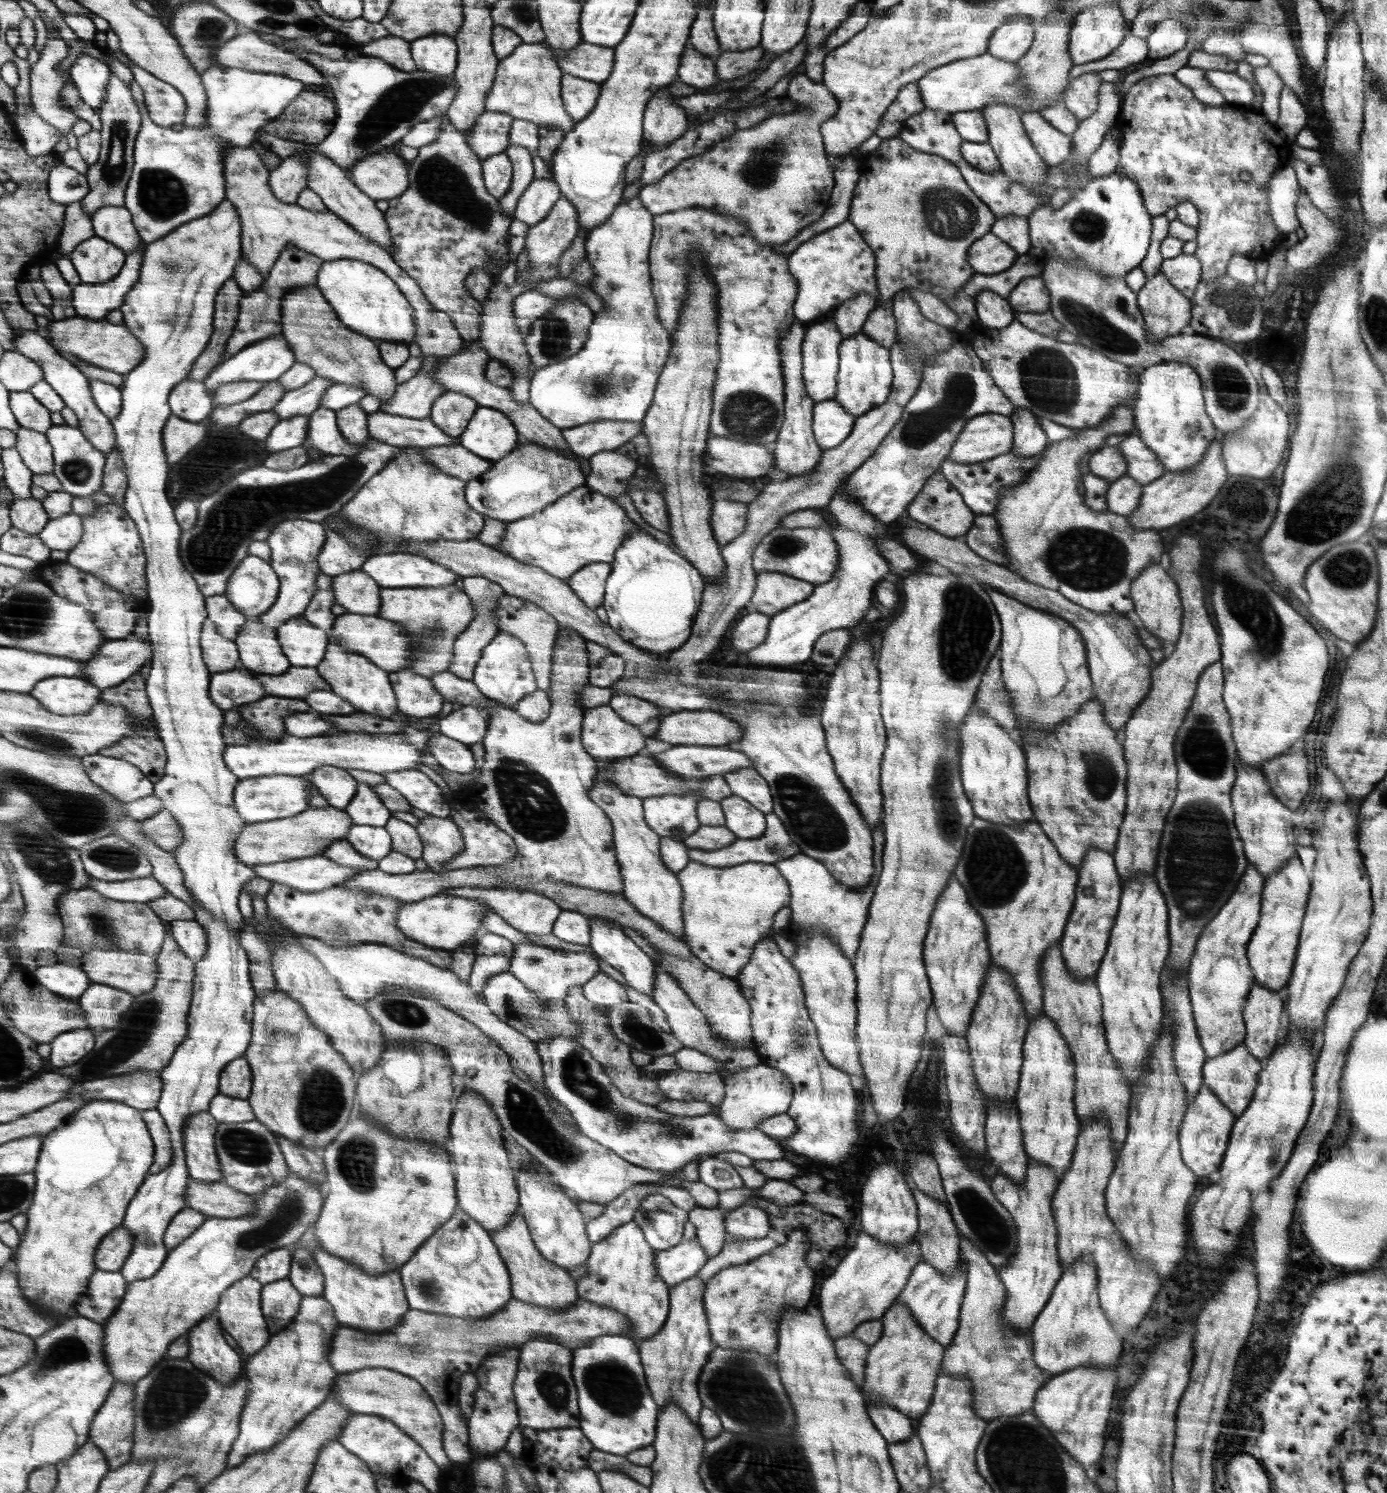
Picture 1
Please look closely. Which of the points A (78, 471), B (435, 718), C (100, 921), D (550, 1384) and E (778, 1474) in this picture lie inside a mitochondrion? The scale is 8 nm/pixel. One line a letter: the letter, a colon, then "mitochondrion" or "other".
A: mitochondrion
B: other
C: mitochondrion
D: mitochondrion
E: mitochondrion

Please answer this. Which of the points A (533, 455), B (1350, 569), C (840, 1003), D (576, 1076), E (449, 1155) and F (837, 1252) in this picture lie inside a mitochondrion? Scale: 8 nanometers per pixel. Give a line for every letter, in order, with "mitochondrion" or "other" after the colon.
A: mitochondrion
B: mitochondrion
C: other
D: mitochondrion
E: other
F: other

